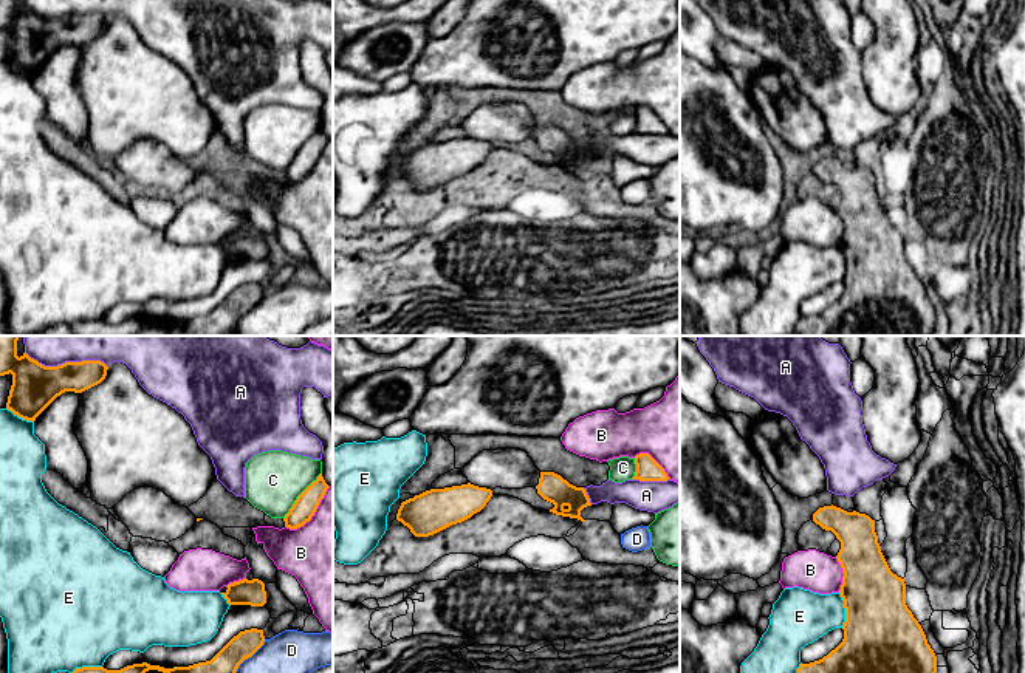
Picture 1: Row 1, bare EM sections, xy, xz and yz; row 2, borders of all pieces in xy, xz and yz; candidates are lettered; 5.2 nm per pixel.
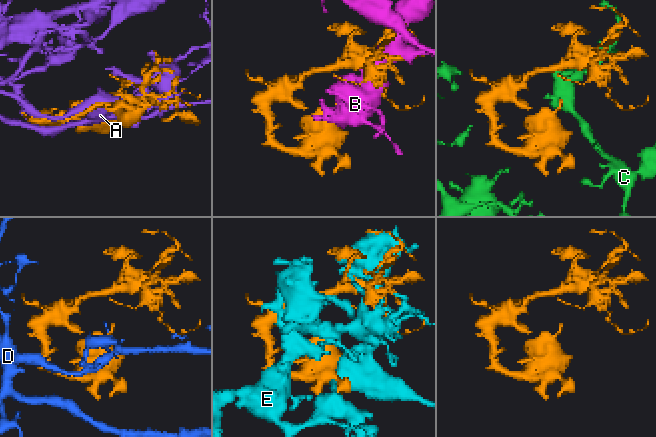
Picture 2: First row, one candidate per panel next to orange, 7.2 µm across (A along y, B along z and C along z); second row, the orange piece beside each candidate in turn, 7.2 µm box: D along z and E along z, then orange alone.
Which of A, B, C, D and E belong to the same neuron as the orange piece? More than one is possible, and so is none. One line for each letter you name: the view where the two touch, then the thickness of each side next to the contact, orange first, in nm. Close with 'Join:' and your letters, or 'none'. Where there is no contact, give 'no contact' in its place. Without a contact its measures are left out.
Join: none

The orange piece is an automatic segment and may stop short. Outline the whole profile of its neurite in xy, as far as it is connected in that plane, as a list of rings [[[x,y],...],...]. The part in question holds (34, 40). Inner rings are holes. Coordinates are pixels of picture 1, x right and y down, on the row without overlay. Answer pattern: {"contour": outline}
{"contour": [[[0,0],[0,29],[12,28],[6,62],[33,76],[62,46],[82,46],[101,37],[107,23],[101,14],[45,20],[26,6],[19,11],[17,0]]]}

